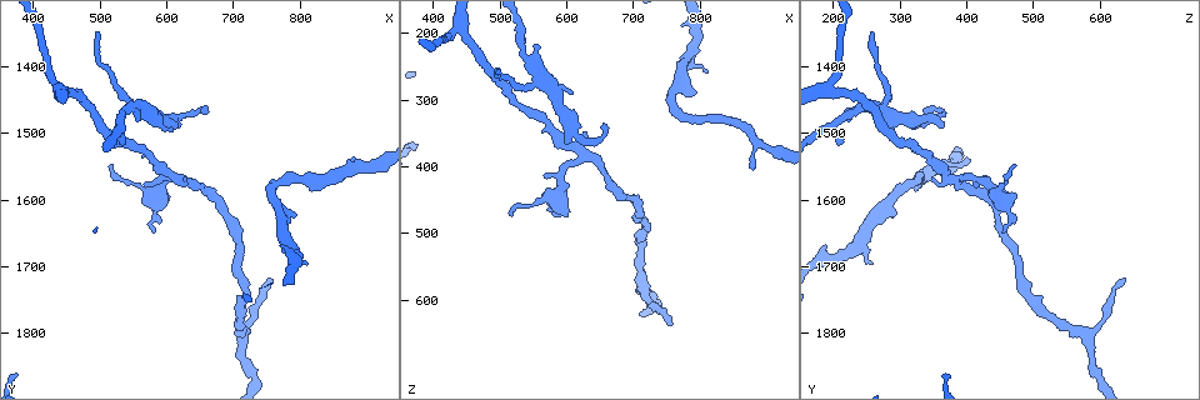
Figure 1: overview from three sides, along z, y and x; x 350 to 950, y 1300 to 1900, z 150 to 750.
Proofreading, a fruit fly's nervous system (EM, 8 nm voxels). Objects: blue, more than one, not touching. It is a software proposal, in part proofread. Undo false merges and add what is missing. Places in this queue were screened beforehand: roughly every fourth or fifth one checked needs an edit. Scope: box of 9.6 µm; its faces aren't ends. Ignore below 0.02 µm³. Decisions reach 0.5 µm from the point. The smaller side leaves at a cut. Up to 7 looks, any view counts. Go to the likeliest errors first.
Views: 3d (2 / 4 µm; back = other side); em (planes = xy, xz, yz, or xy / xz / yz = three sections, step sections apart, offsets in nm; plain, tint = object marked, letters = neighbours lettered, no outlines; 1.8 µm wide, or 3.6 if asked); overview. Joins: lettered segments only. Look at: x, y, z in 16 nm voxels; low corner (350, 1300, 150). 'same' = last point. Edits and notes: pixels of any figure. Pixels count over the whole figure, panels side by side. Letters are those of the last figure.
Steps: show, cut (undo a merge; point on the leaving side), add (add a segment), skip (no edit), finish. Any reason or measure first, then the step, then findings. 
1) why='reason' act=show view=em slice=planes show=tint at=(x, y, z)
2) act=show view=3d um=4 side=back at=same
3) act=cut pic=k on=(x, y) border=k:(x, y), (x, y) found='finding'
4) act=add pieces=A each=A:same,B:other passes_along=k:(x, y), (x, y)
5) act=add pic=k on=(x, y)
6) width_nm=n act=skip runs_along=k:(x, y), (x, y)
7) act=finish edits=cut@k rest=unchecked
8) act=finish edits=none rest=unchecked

why='three arms meet' act=show view=em slice=planes show=tint at=(625, 1570, 390)

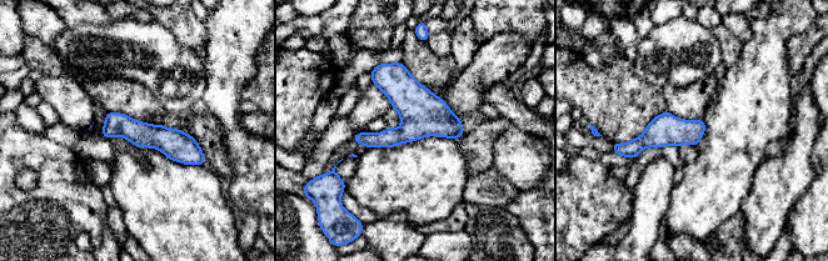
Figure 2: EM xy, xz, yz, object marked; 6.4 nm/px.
why='what lies round it' act=show view=em slice=planes show=letters at=same

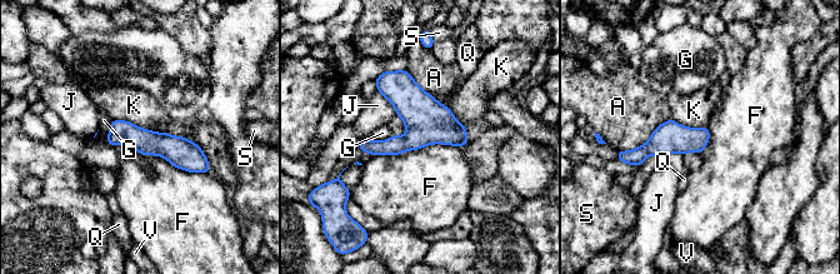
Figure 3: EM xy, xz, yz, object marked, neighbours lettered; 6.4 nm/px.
width_nm=160 act=skip each=A:other,F:other,G:other,J:other,K:other,Q:other,S:other,V:other runs_along=3:(114, 123), (205, 169) found='all the same neuron'

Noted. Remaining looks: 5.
why='an open end' act=show view=3d um=4 at=(560, 1480, 220)

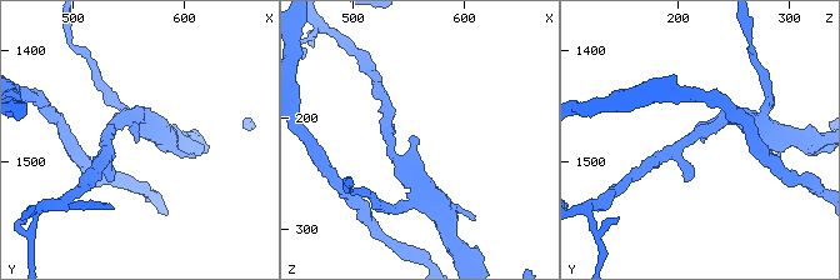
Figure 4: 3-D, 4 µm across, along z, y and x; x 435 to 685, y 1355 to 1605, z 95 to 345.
why='shape alone is not enough' act=show view=em slice=xz step=4 show=tint at=(560, 1480, 222)

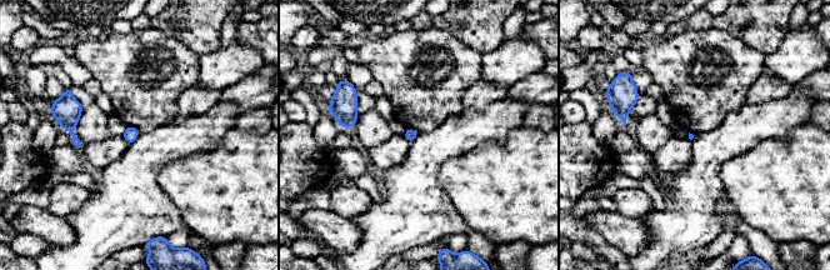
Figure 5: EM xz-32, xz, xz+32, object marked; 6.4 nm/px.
why='see the neighbours' act=show view=em slice=xz step=4 show=letters at=same

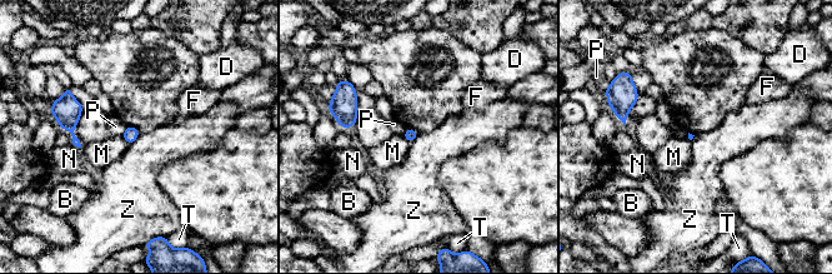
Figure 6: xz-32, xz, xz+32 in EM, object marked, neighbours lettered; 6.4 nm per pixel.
act=skip each=B:other,D:other,F:other,M:other,N:other,P:other,T:other,Z:other border=6:(140, 133), (130, 144) found='none of them fits'

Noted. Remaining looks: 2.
why='thin end' act=show view=em slice=xy step=16 show=letters at=(520, 1545, 470)

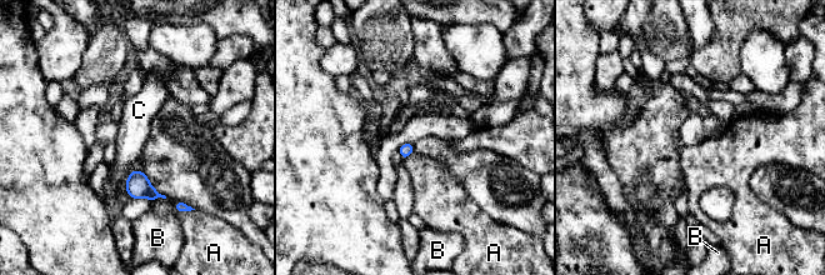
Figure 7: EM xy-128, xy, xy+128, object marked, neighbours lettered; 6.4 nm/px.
width_nm=80 act=skip each=A:other,B:other,C:other border=7:(133, 169), (124, 186) found='no lettered segment goes on from it'

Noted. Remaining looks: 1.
act=finish edits=none rest=unchecked

